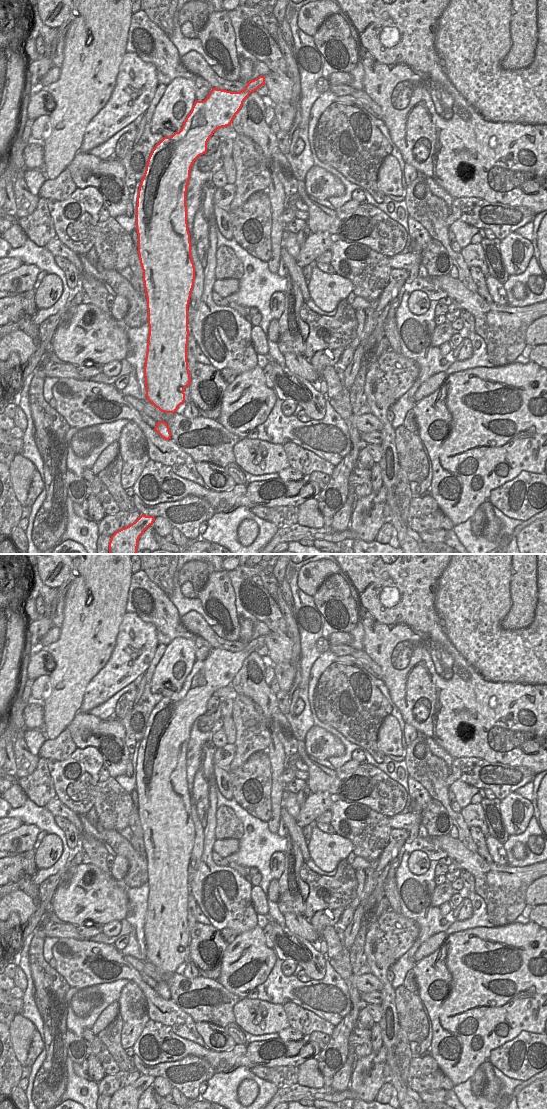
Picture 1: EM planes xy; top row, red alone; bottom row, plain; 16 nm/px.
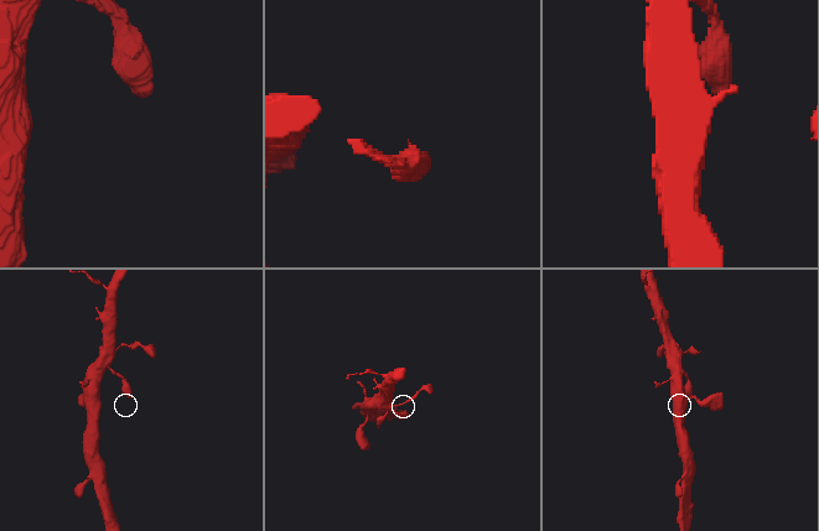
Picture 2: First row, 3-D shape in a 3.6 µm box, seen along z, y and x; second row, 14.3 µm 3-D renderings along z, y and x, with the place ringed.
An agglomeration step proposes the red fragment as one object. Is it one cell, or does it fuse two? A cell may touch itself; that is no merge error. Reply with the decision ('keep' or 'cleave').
keep

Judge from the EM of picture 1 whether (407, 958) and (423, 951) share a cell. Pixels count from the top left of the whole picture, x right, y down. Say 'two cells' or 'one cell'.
two cells

